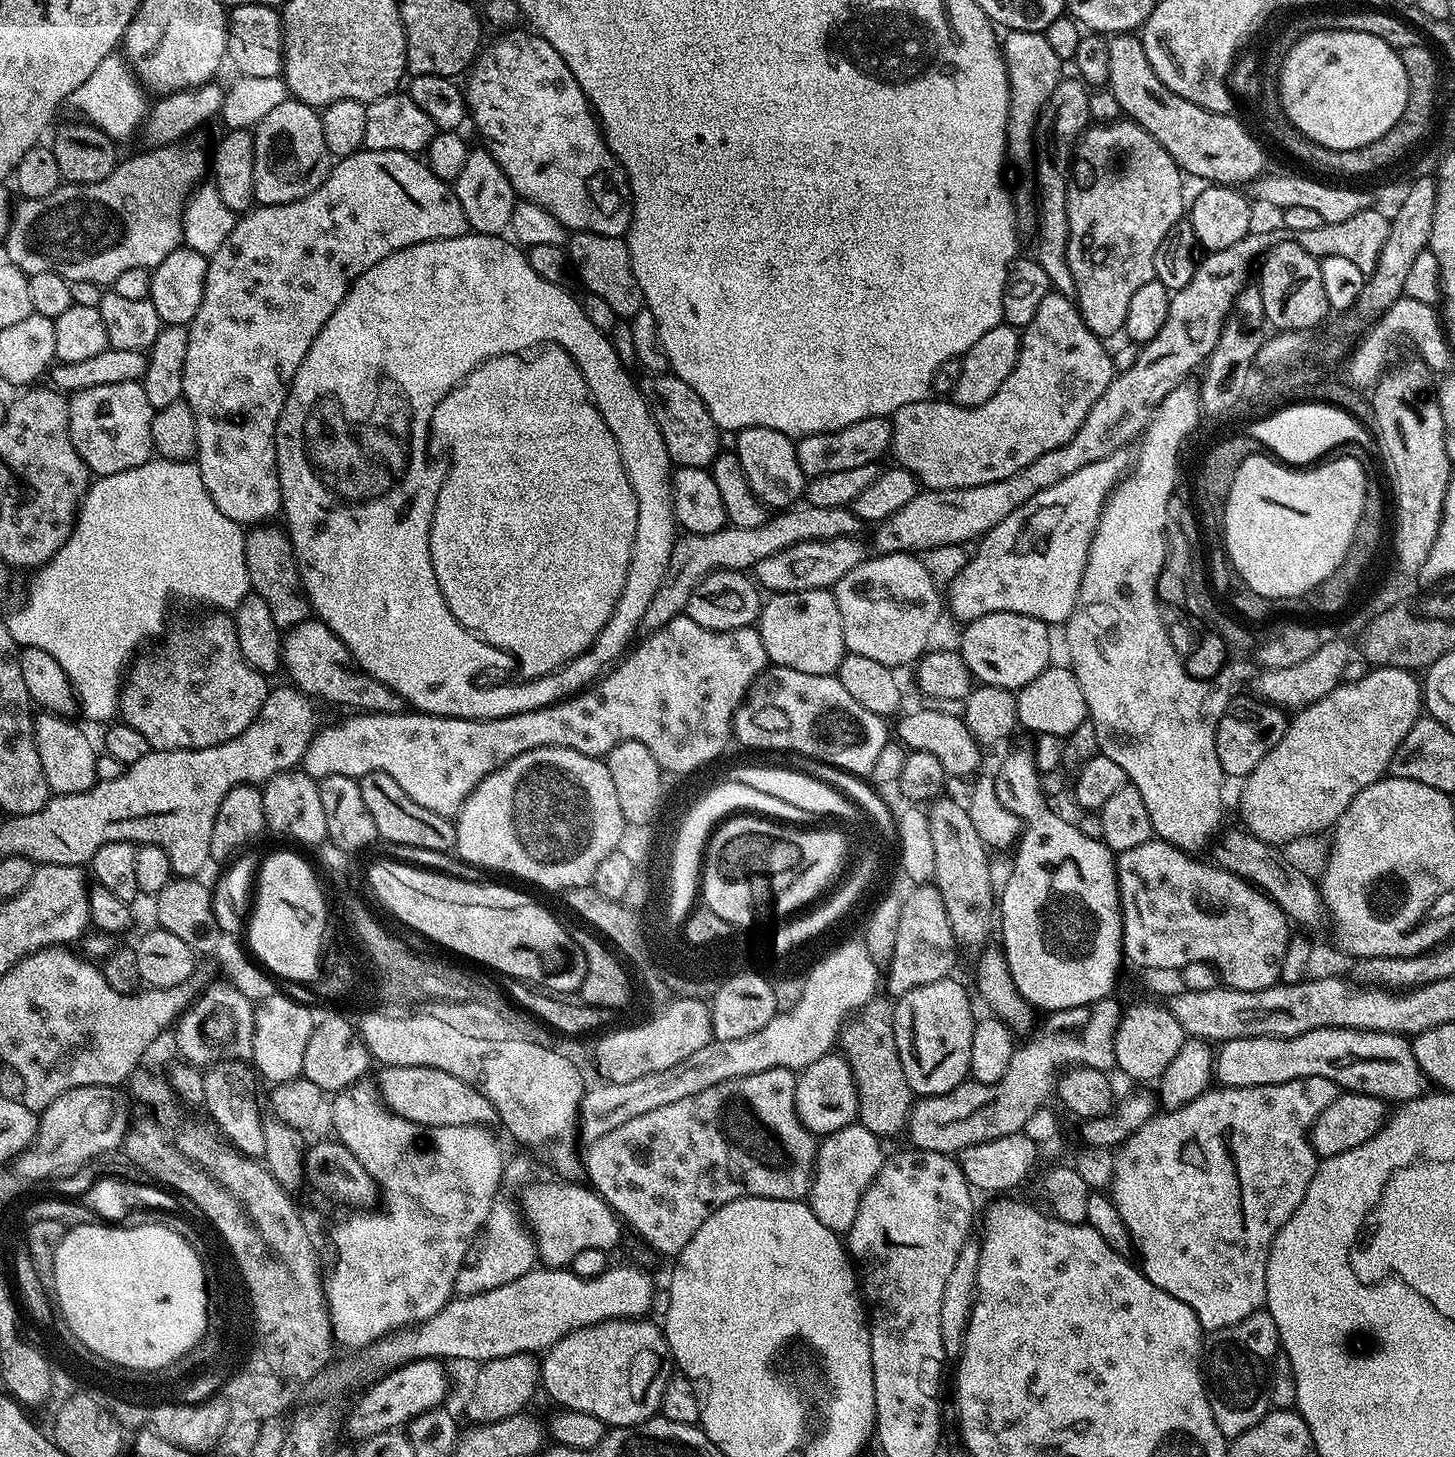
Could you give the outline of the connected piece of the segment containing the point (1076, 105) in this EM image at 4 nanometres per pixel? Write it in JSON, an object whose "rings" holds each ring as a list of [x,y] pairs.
{"rings":[[[1079,78],[1061,79],[1047,104],[1038,117],[1038,159],[1034,164],[1034,184],[1038,189],[1038,233],[1040,241],[1034,258],[1046,270],[1053,289],[1064,296],[1075,297],[1076,287],[1068,265],[1068,239],[1070,238],[1070,214],[1068,213],[1068,186],[1072,175],[1072,166],[1076,146],[1080,137],[1089,127],[1088,101],[1090,88]]]}

